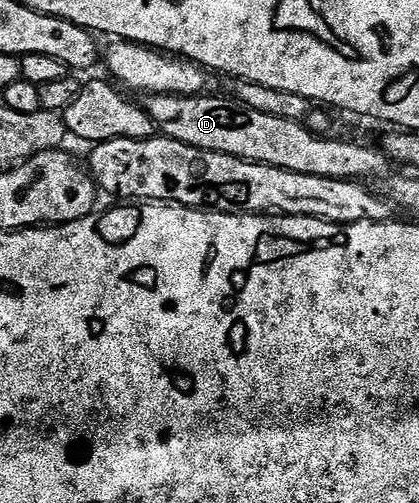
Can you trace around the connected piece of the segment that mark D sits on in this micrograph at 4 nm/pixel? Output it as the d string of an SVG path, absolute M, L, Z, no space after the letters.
M151 94L145 99L144 108L161 137L188 144L192 148L243 158L245 162L263 162L266 166L321 178L370 180L366 178L381 179L387 173L388 159L381 149L357 146L354 142L337 142L334 136L319 136L307 130L302 122L280 116L264 116L264 112L243 106L230 96L210 97Z

